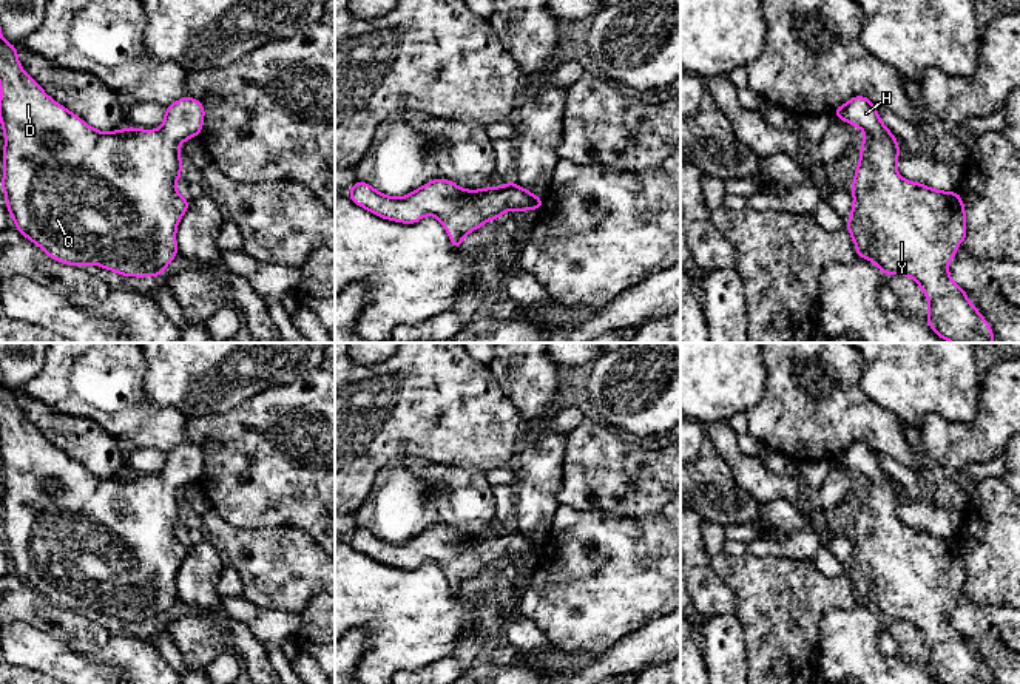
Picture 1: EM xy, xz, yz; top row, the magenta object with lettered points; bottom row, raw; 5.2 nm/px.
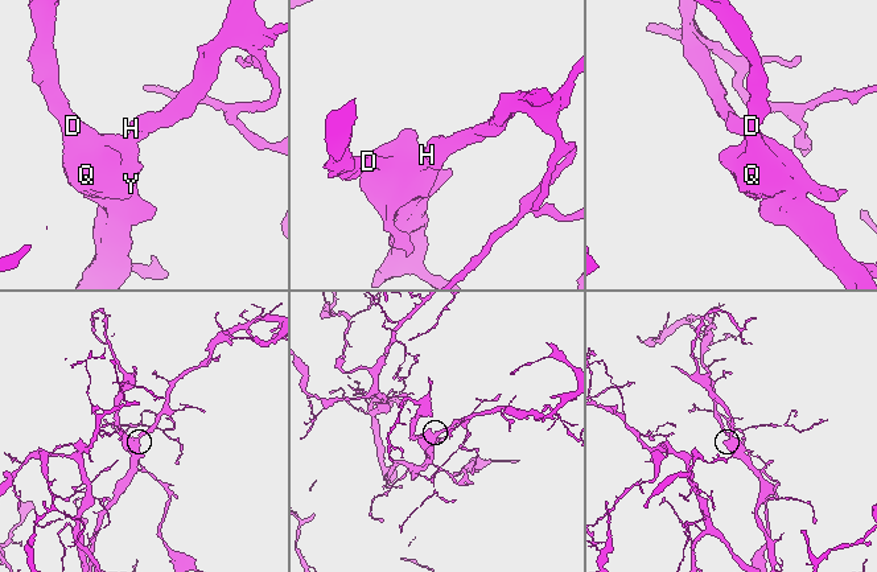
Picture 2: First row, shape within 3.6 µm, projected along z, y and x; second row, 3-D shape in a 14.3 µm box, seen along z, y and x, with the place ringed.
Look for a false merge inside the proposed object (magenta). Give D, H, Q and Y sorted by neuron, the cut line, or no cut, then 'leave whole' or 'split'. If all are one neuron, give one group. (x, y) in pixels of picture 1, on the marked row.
D H Q Y | no cut | leave whole

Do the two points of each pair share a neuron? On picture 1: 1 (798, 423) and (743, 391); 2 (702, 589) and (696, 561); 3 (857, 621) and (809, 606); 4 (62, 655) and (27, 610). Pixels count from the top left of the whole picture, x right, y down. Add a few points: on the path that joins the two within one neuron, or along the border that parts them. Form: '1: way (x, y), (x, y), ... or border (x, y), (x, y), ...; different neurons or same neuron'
1: border (764, 365), (763, 397), (744, 411); different neurons
2: way (701, 582), (696, 567); same neuron
3: border (857, 602), (824, 615), (818, 647); different neurons
4: border (16, 621), (25, 621), (45, 630), (74, 650); different neurons

